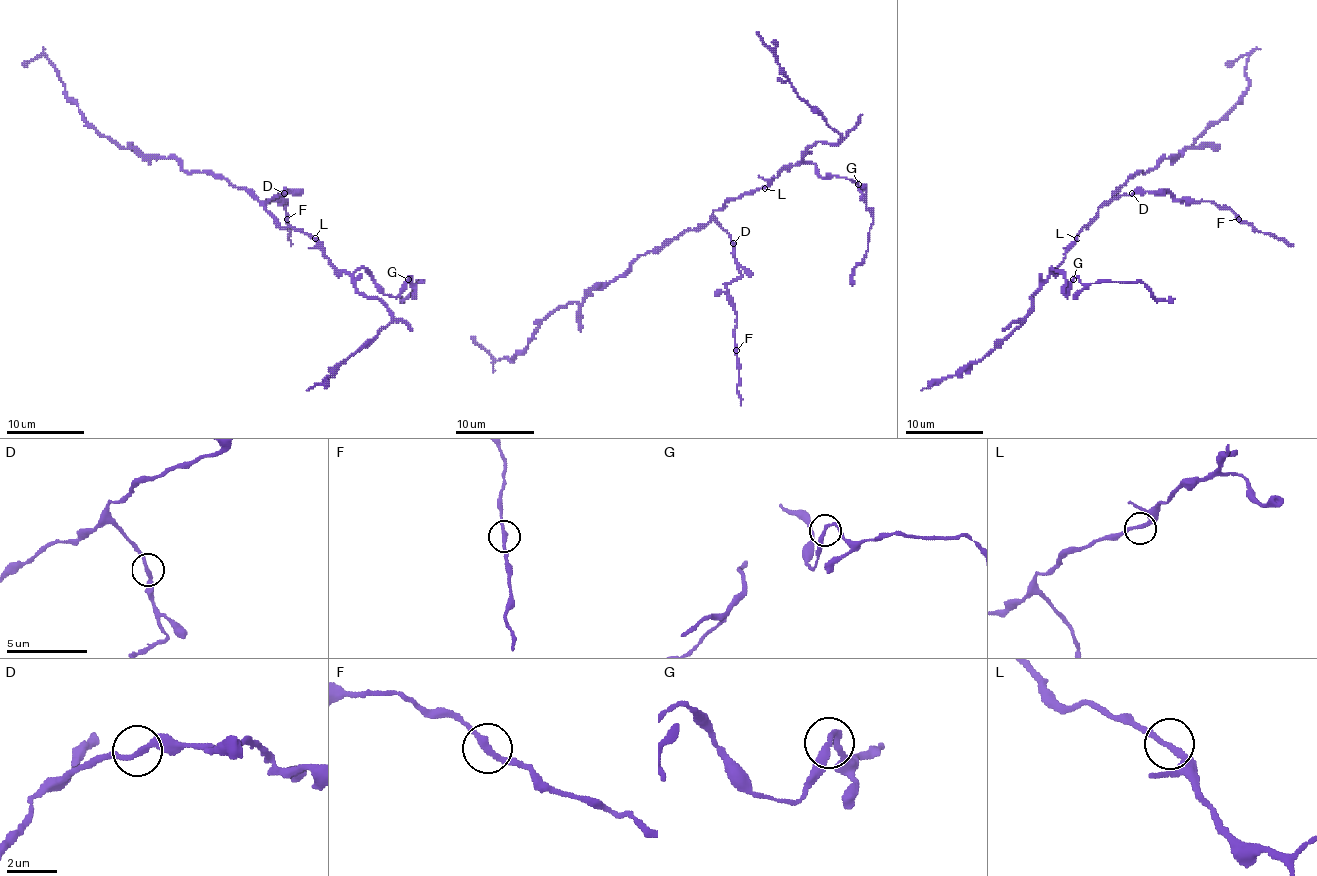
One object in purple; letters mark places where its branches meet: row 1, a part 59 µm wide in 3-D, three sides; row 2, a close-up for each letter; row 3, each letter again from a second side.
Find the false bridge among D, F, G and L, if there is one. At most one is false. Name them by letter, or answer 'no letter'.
no letter

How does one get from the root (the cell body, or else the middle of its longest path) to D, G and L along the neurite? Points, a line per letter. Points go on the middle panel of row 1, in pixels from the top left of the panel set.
D: (711, 218), (733, 243)
G: (711, 218), (731, 198), (764, 188), (787, 165), (813, 163), (822, 177), (838, 175), (858, 184)
L: (711, 218), (715, 210), (731, 198), (741, 198), (764, 188)

